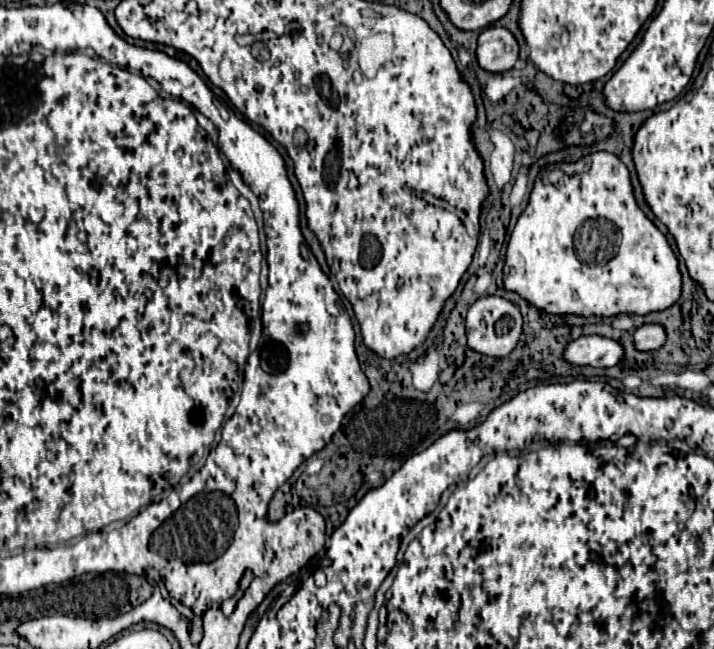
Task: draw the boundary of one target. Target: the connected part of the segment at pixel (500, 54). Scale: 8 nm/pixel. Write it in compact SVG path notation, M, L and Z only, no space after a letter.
M489 26L479 34L475 54L485 72L499 74L515 66L519 58L519 44L507 28Z

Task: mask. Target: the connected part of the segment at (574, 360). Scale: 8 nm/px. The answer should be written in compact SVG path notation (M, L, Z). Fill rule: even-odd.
M581 336L563 350L563 360L573 366L609 368L623 358L623 346L603 336Z

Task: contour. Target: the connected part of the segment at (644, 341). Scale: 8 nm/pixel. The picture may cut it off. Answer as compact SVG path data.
M643 324L641 328L635 330L633 342L635 342L635 348L641 352L657 350L665 342L665 330L659 324Z

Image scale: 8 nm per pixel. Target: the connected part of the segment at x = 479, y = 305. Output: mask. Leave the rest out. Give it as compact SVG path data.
M485 296L479 298L467 312L467 346L483 356L493 356L493 358L503 358L509 356L511 350L517 346L519 336L521 336L521 326L523 318L519 308L499 296Z

